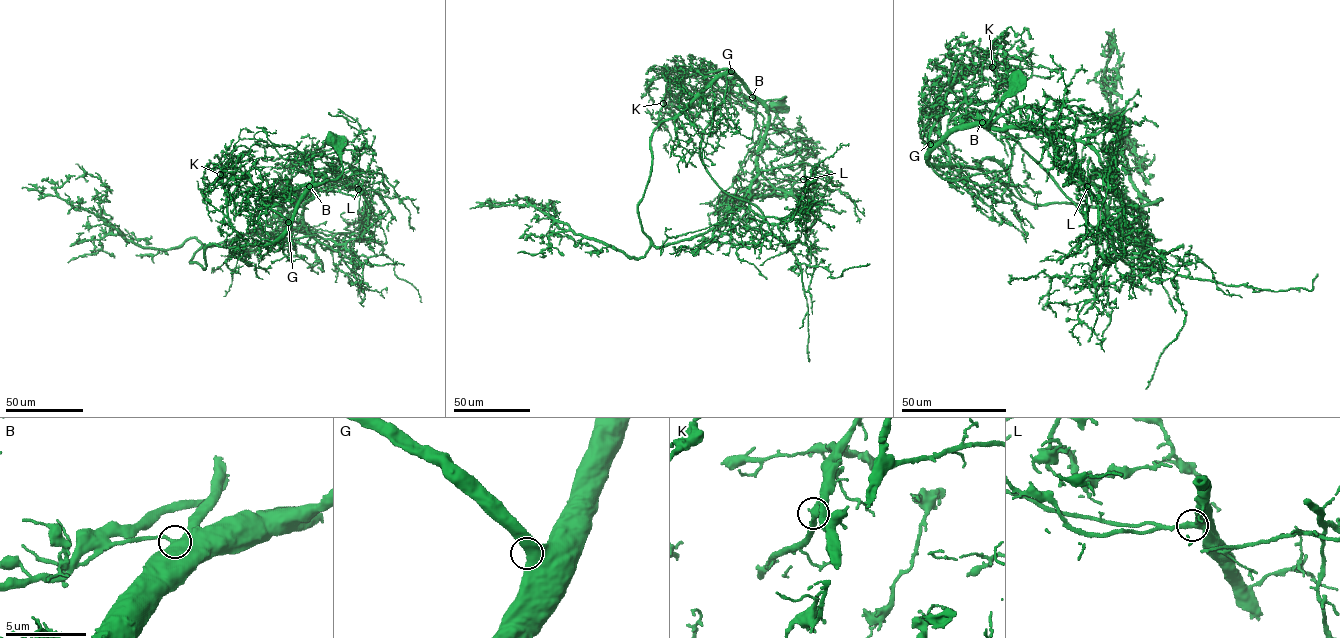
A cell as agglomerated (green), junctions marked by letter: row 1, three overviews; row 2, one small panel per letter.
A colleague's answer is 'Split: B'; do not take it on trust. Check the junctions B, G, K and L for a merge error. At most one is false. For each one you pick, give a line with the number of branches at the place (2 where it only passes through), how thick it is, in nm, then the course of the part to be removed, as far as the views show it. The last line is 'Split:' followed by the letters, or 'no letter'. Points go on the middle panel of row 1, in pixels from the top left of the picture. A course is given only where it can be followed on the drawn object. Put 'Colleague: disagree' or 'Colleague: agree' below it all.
B: Branches: 2. Thickness 550 nm. Course of the part to remove: (752, 97), (729, 89), (704, 129), (700, 158), (724, 191), (777, 223), (817, 194), (793, 138), (768, 109)
Split: B
Colleague: agree

